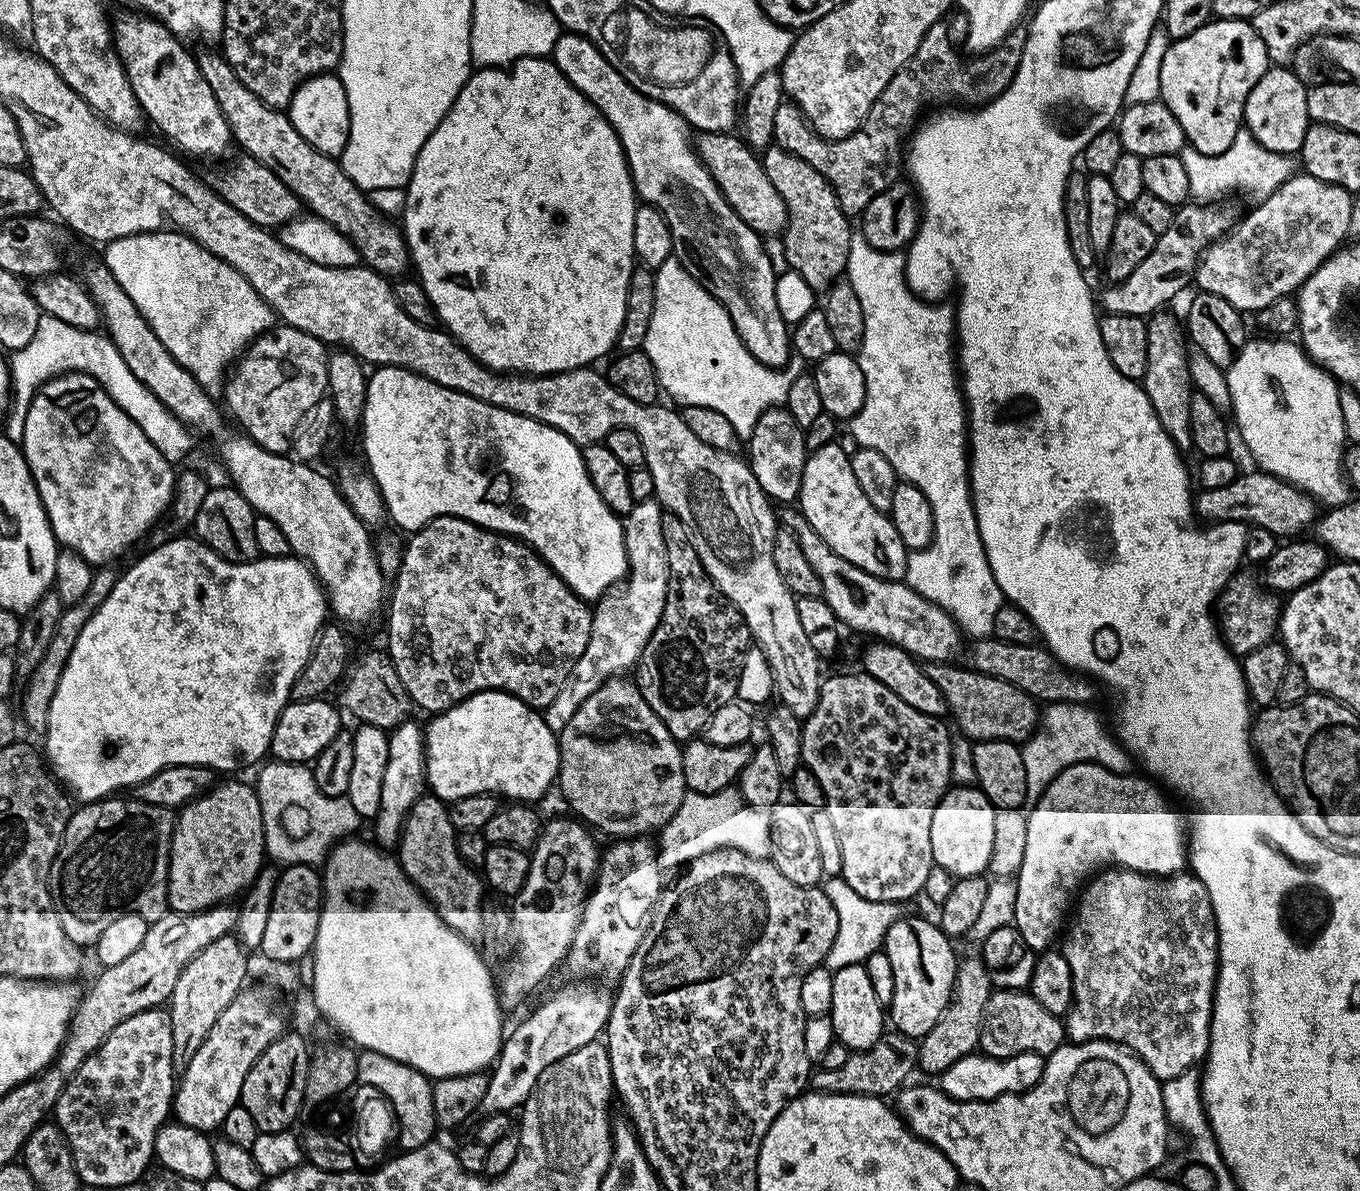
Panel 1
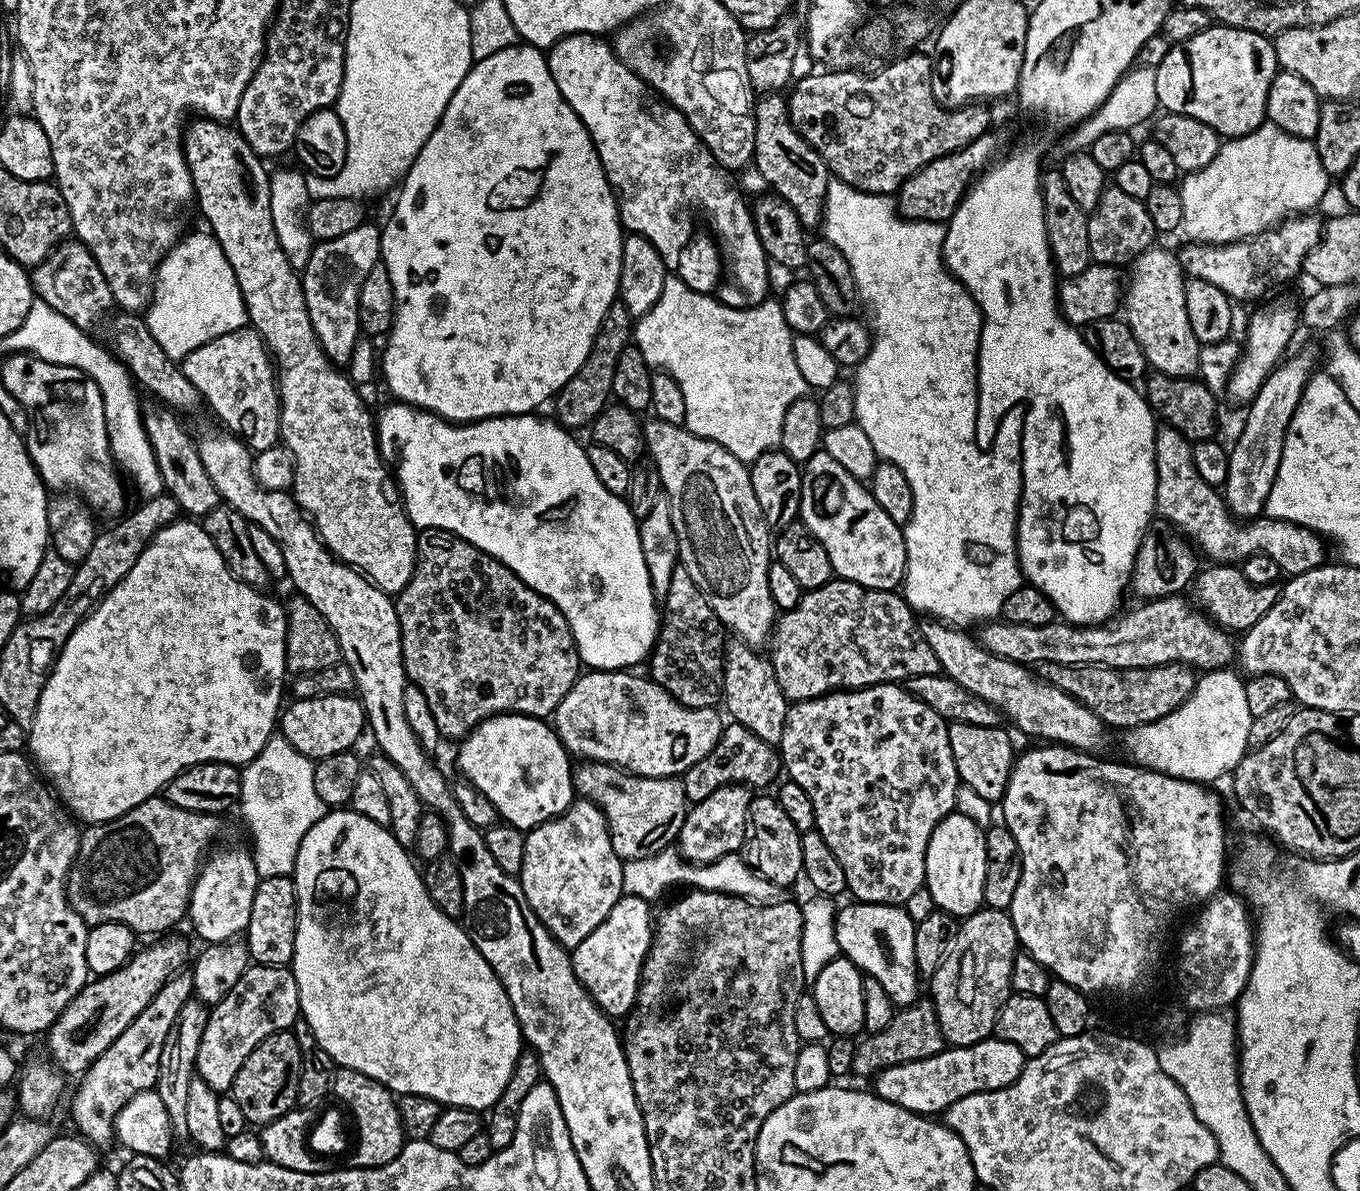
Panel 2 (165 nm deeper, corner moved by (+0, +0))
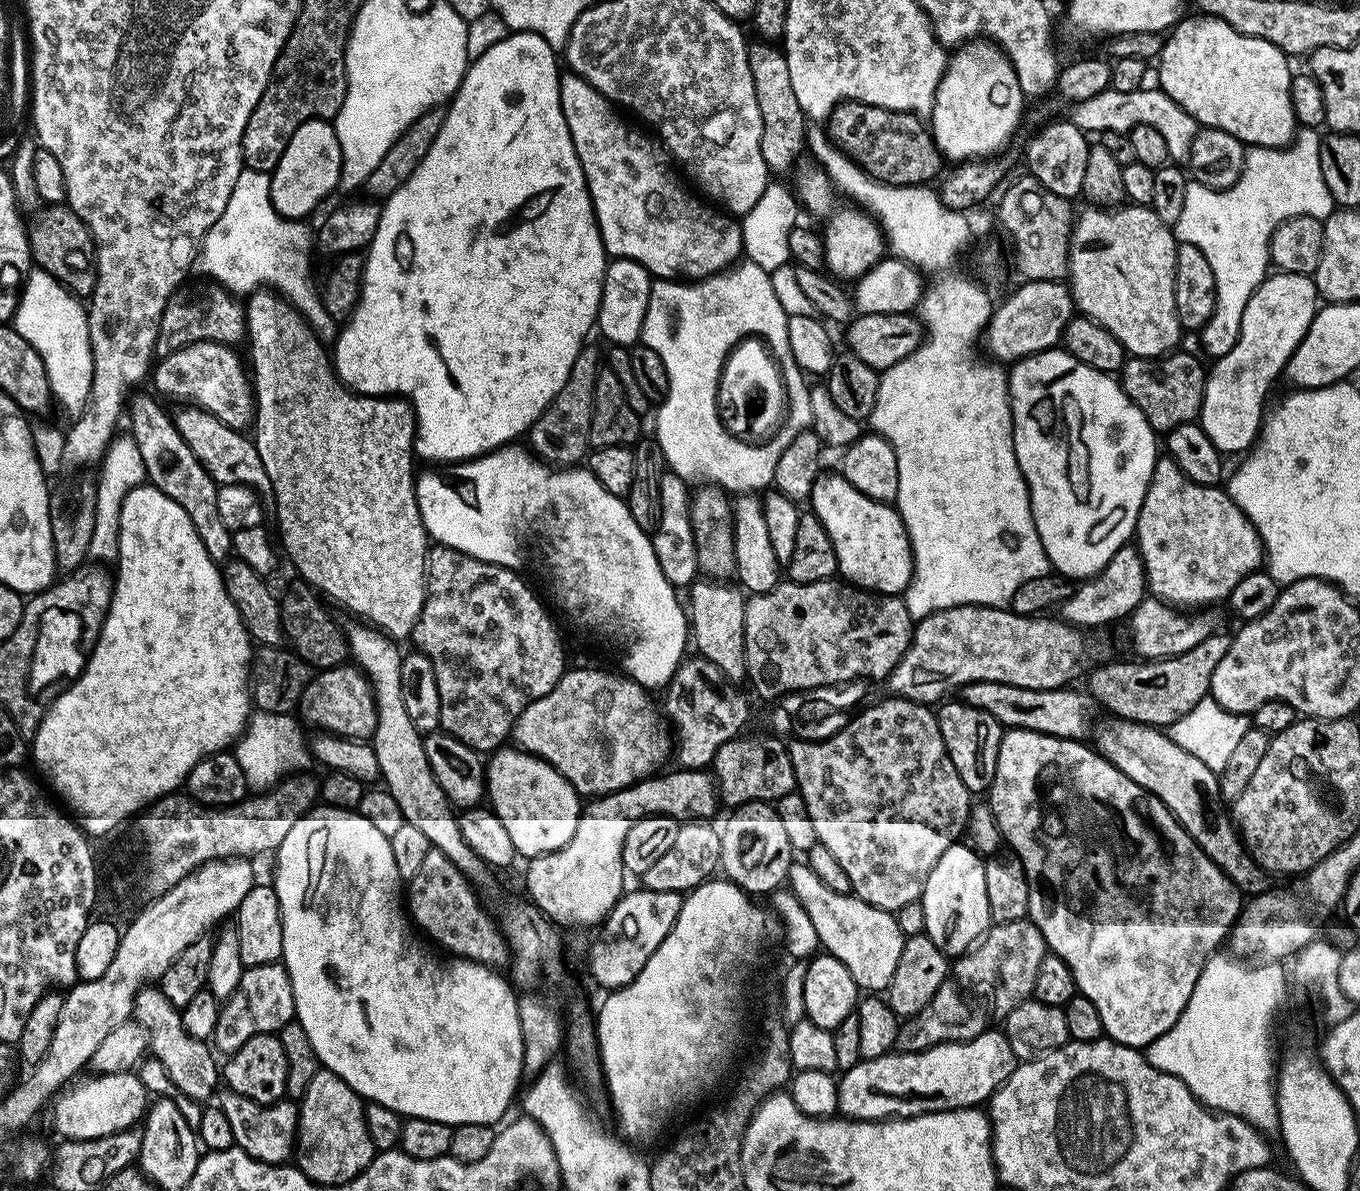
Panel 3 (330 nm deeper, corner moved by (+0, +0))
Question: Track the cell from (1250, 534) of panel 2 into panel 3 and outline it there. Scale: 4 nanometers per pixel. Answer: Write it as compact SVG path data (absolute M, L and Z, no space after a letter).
M1164 454L1159 457L1152 471L1152 477L1148 483L1146 490L1146 498L1140 507L1140 513L1136 519L1136 531L1134 533L1134 543L1136 549L1140 551L1140 557L1144 563L1144 573L1148 579L1147 591L1151 593L1155 599L1162 600L1166 604L1171 604L1177 610L1200 610L1205 606L1216 606L1216 603L1227 601L1230 590L1234 590L1234 586L1238 586L1238 582L1242 582L1242 578L1246 578L1246 574L1257 571L1265 563L1264 544L1260 540L1260 536L1256 533L1256 528L1250 522L1250 518L1246 518L1246 514L1239 508L1227 494L1223 487L1215 484L1199 484L1190 478L1186 478L1186 474L1182 474L1182 470L1178 466L1178 462L1174 462L1171 456Z

